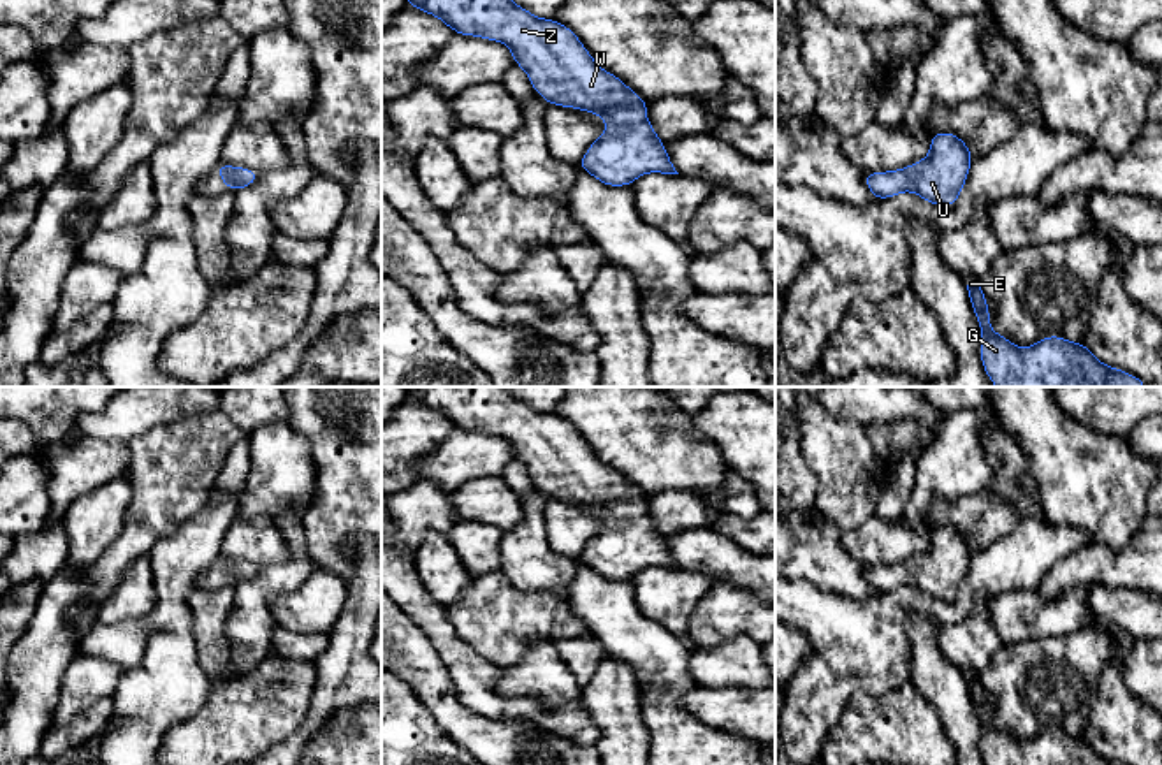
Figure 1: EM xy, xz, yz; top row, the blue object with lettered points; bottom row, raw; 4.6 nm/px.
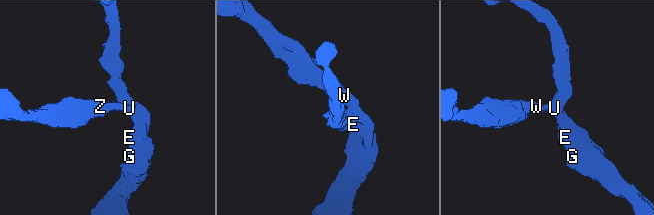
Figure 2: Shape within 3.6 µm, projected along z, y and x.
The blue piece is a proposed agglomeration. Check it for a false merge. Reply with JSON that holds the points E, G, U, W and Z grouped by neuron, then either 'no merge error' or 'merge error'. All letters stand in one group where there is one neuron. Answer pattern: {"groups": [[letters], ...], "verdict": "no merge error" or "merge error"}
{"groups": [["E", "G", "U", "W", "Z"]], "verdict": "no merge error"}

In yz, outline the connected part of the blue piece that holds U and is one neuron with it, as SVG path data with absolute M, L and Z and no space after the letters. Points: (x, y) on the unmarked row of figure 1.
M949 524L930 529L930 549L907 563L863 566L867 582L877 594L912 584L919 593L949 603L965 580L972 547Z

